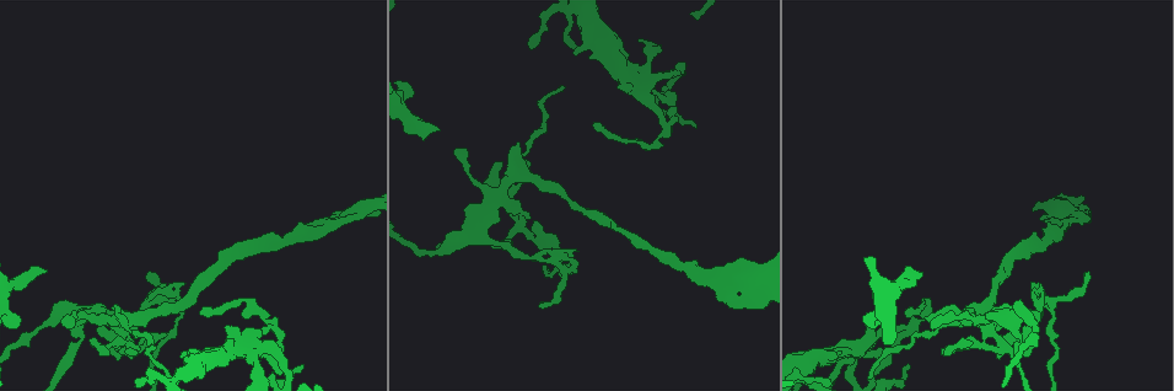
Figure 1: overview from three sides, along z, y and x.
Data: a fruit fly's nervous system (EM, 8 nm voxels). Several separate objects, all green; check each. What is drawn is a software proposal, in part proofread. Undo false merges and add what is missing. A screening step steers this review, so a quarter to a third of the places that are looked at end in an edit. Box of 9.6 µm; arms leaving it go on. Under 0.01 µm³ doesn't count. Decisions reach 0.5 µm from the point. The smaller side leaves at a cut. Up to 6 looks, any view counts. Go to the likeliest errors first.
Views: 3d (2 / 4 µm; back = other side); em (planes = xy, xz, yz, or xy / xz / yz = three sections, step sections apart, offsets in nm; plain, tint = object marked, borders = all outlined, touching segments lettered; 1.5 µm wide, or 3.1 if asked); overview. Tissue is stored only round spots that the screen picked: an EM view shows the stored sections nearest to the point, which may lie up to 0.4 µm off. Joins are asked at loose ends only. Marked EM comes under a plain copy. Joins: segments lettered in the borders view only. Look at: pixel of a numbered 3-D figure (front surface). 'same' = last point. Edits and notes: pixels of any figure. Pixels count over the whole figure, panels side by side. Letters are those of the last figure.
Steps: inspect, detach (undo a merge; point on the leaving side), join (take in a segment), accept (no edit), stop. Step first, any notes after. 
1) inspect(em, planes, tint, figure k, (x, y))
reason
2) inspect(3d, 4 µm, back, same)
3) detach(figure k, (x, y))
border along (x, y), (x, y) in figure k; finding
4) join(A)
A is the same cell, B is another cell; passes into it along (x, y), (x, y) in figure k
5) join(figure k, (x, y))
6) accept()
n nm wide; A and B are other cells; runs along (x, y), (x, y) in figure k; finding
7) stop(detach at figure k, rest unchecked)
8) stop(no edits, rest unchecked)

inspect(em, planes, borders, figure 1, (908, 365))
free end

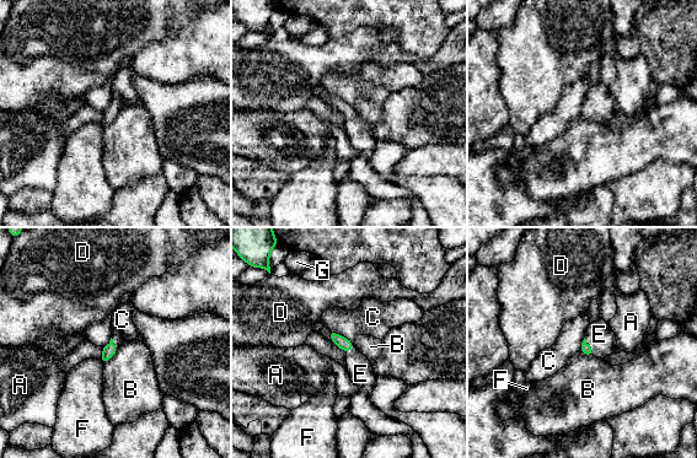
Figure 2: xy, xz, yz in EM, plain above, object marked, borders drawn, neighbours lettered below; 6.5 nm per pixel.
join(E)
E is the same cell, A, B, C, D, F and G are other cells; the neuron continues

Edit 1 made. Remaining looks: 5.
inspect(overview)

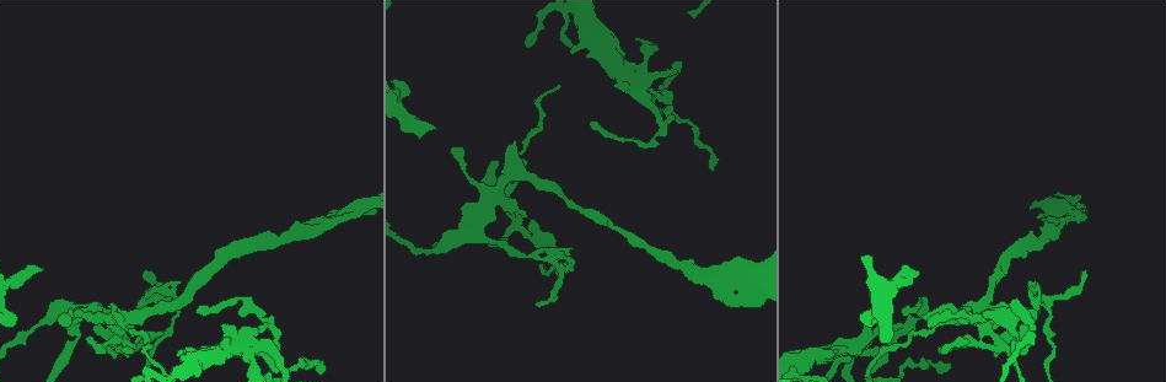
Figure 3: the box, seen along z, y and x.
inspect(em, planes, borders, figure 3, (166, 298))
branch point

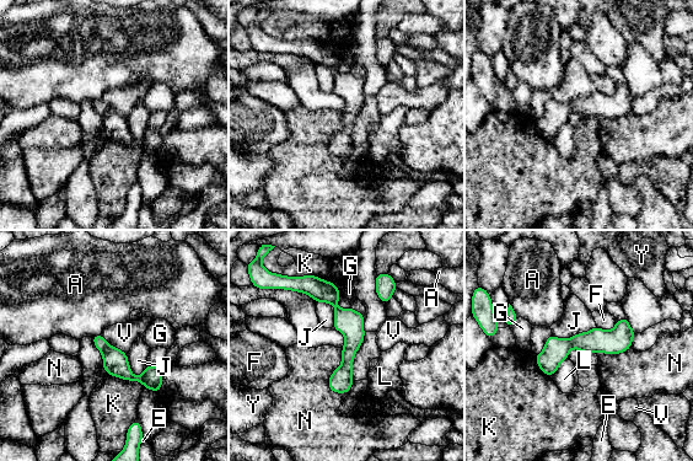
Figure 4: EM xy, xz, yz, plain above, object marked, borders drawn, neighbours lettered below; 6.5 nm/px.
accept()
N touches over 320 nm; A, E, F, G, J, K, L, N, V and Y are other cells; border along (342, 348), (328, 387), (343, 395) in figure 4; continuous, no second neuron

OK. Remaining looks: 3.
inspect(3d, 2 µm, figure 3, (1005, 349))
sharp bend

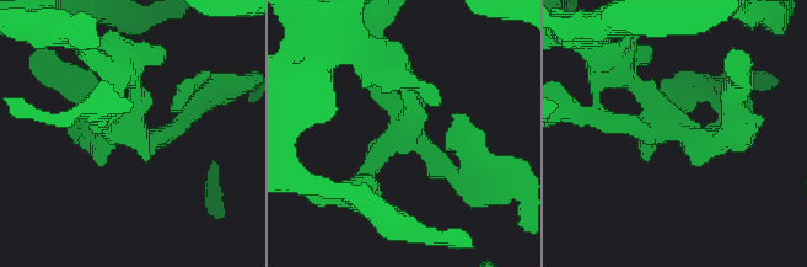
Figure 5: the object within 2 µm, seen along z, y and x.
inspect(em, planes, borders, figure 5, (410, 139))
now the EM

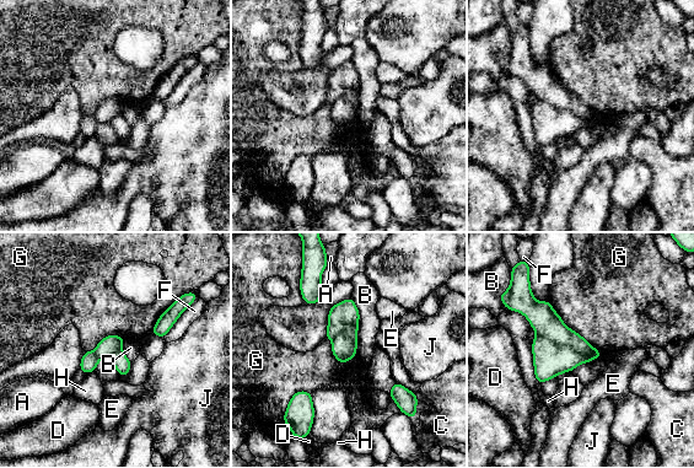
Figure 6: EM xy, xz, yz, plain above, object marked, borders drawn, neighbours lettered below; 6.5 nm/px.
accept()
150 nm wide; A, B, C, D, E, F, G, H and J are other cells; border along (550, 305), (566, 326), (602, 354) in figure 6; one neuron here

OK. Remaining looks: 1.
stop(join at figure 2, rest unchecked)

